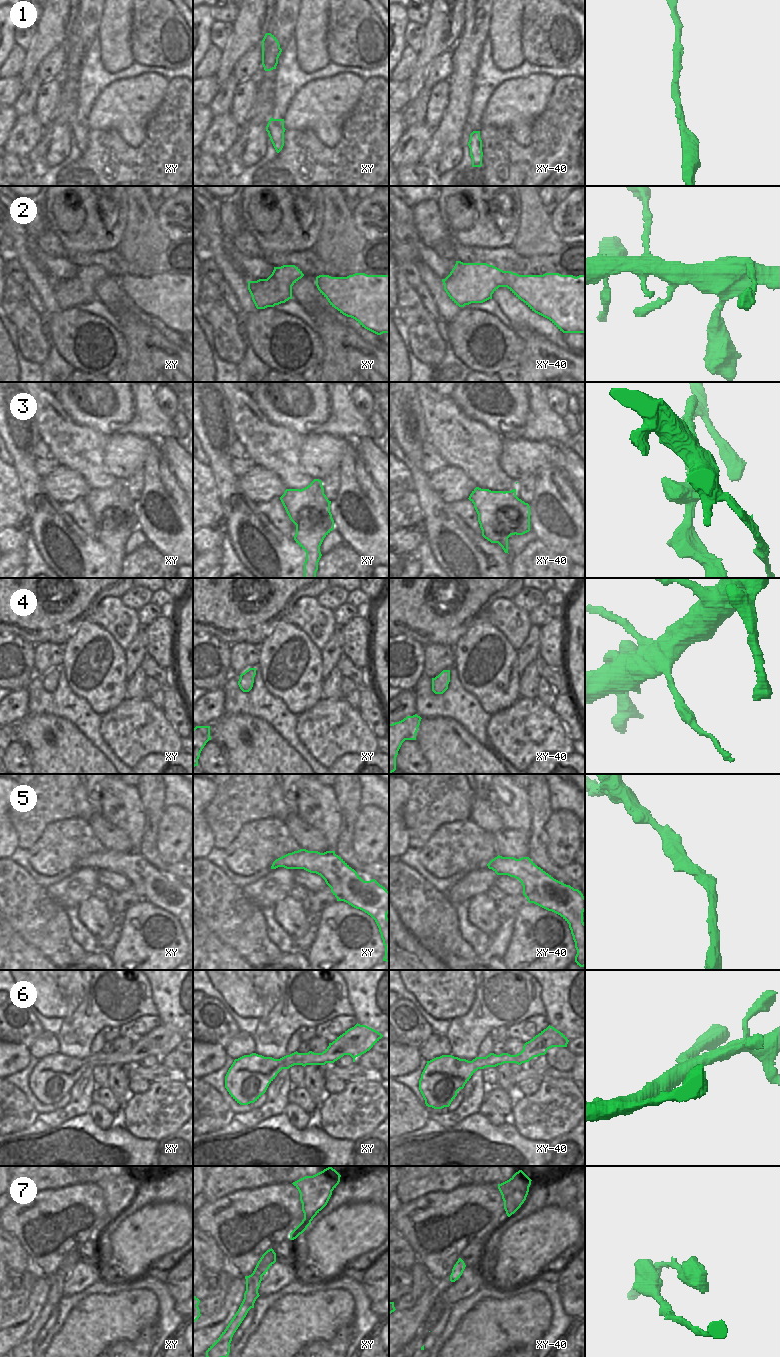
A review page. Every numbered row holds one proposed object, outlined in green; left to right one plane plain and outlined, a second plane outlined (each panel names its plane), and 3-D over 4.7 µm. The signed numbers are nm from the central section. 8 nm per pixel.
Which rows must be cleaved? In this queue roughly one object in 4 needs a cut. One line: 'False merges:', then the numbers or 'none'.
False merges: 3, 4

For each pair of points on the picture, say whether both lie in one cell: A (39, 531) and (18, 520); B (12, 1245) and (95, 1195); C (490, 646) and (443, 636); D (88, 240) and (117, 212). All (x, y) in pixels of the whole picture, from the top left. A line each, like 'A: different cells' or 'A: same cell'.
A: different cells
B: different cells
C: different cells
D: same cell

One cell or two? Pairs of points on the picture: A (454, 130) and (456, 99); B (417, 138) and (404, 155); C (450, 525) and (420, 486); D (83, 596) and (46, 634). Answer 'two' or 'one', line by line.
A: one
B: one
C: one
D: one

